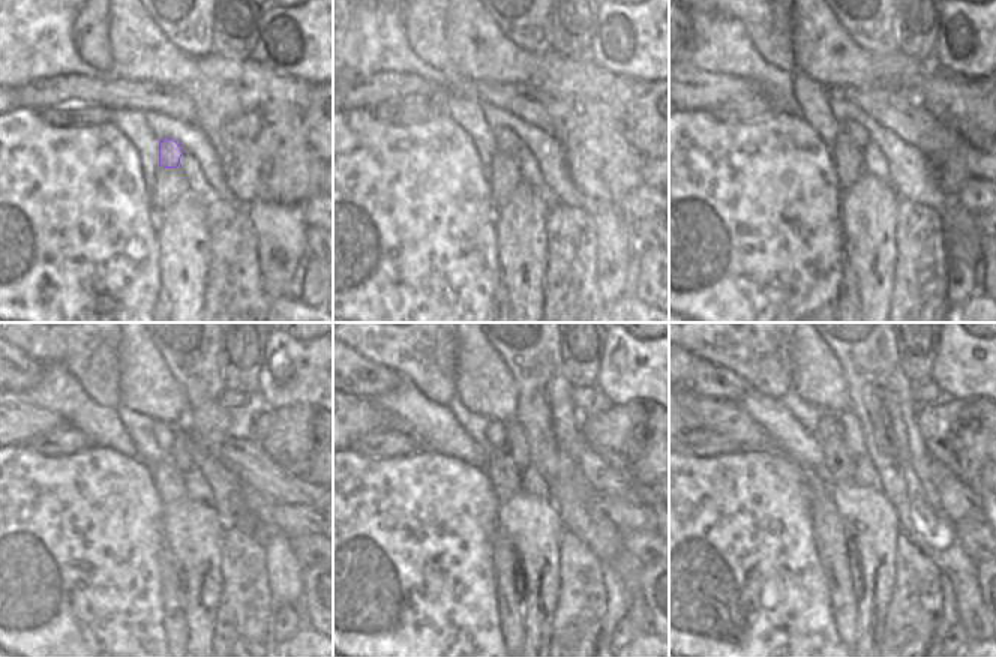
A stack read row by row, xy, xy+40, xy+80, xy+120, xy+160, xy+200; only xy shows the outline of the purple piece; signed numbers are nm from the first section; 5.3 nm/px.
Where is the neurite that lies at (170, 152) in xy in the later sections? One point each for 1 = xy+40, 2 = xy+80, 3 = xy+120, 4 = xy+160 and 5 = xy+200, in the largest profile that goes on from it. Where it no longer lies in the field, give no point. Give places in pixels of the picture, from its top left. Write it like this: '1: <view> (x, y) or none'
1: xy+40 (507, 143)
2: xy+80 (852, 131)
3: xy+120 (179, 455)
4: xy+160 (516, 446)
5: xy+200 (851, 432)

